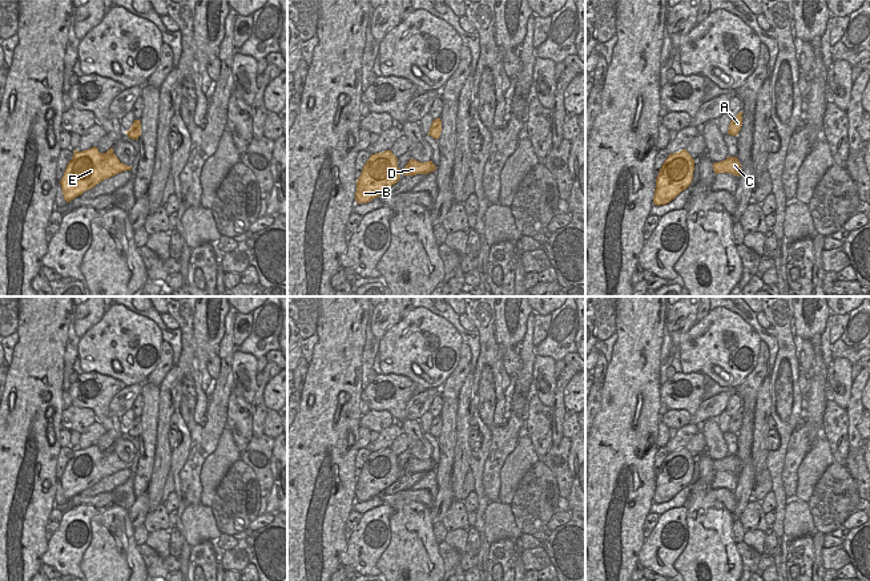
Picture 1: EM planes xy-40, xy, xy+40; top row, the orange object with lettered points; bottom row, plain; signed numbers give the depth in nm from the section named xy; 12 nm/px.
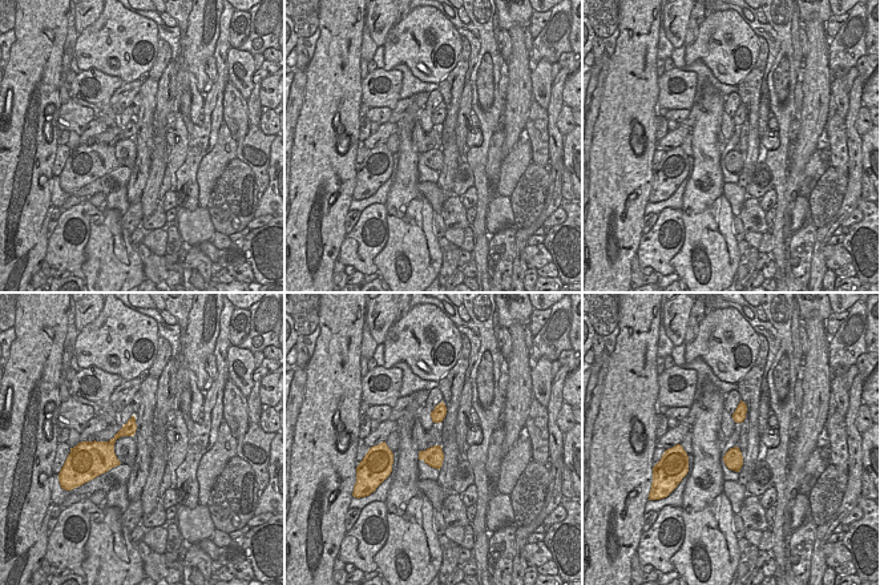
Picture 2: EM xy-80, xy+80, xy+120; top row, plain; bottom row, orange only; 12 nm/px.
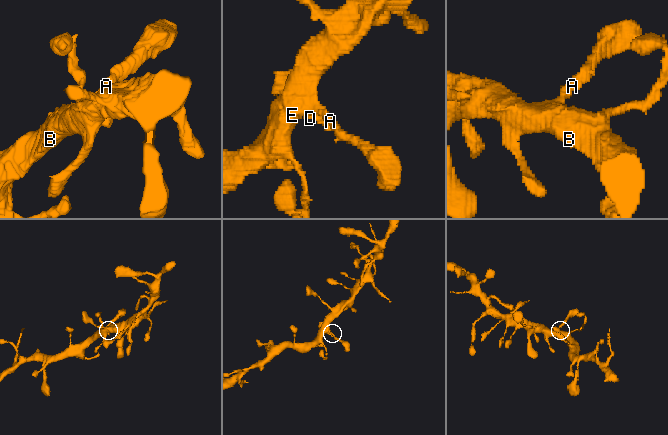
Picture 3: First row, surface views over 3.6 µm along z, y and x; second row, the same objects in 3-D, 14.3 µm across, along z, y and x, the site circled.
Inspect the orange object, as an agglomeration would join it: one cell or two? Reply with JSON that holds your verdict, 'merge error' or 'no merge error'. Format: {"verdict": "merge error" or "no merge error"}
{"verdict": "no merge error"}

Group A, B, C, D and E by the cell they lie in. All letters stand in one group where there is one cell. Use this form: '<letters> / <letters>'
A B C D E

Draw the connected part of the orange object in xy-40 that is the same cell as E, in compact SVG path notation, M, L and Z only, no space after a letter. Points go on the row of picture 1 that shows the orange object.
M96 146L82 152L74 150L60 179L64 199L71 202L101 181L126 170L132 170L132 166L122 164L113 148L106 153L100 153Z

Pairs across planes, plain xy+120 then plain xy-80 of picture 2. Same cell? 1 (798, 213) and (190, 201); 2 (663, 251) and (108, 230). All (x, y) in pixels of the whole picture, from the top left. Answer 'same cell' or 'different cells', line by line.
1: different cells
2: different cells

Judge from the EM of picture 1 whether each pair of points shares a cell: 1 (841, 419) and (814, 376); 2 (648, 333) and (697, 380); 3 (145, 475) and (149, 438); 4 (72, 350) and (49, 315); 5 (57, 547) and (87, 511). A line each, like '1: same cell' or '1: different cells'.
1: different cells
2: different cells
3: same cell
4: different cells
5: same cell

